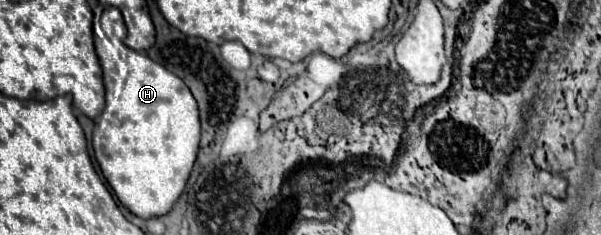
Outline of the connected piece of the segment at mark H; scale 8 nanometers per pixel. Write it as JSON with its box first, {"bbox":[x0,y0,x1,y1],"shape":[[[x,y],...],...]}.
{"bbox":[95,34,199,218],"shape":[[[95,34],[107,104],[95,121],[97,164],[119,202],[139,218],[167,214],[185,190],[199,148],[199,112],[189,88],[149,56],[127,48],[125,38]]]}

